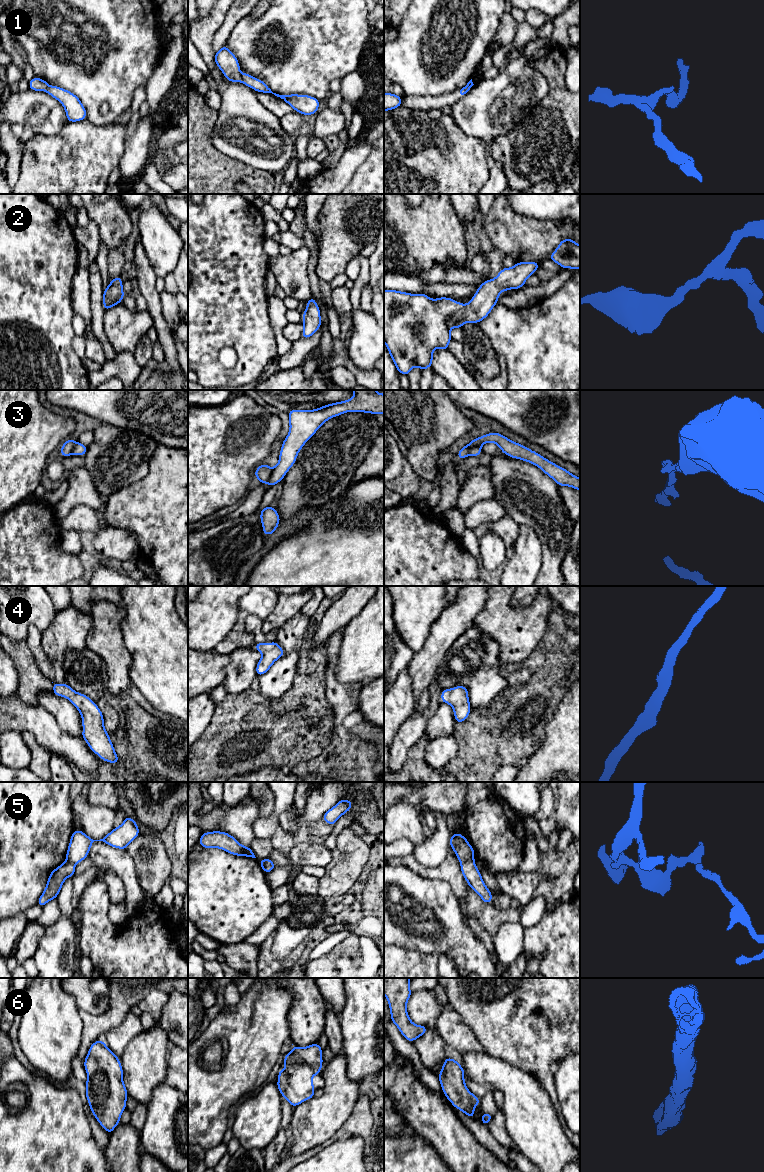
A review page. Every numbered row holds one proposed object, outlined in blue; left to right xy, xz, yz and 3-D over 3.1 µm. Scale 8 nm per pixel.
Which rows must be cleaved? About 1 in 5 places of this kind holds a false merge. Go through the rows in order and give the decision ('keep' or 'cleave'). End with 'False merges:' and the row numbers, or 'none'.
1: cleave
2: keep
3: cleave
4: keep
5: cleave
6: keep
False merges: 1, 3, 5

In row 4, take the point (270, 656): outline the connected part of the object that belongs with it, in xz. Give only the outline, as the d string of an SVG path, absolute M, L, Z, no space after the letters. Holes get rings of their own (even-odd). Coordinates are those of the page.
M276 641L272 643L255 643L255 649L263 654L256 666L257 676L265 674L273 663L284 655L284 650Z

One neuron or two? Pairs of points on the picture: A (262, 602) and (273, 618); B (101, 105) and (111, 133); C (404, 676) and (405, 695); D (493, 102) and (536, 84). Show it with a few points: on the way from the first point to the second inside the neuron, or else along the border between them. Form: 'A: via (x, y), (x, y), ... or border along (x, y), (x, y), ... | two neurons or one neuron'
A: border along (278, 596), (274, 609), (266, 619) | two neurons
B: border along (85, 119), (98, 125), (107, 125), (117, 121) | two neurons
C: via (404, 681), (404, 690) | one neuron
D: via (504, 101), (520, 87), (525, 86) | one neuron

